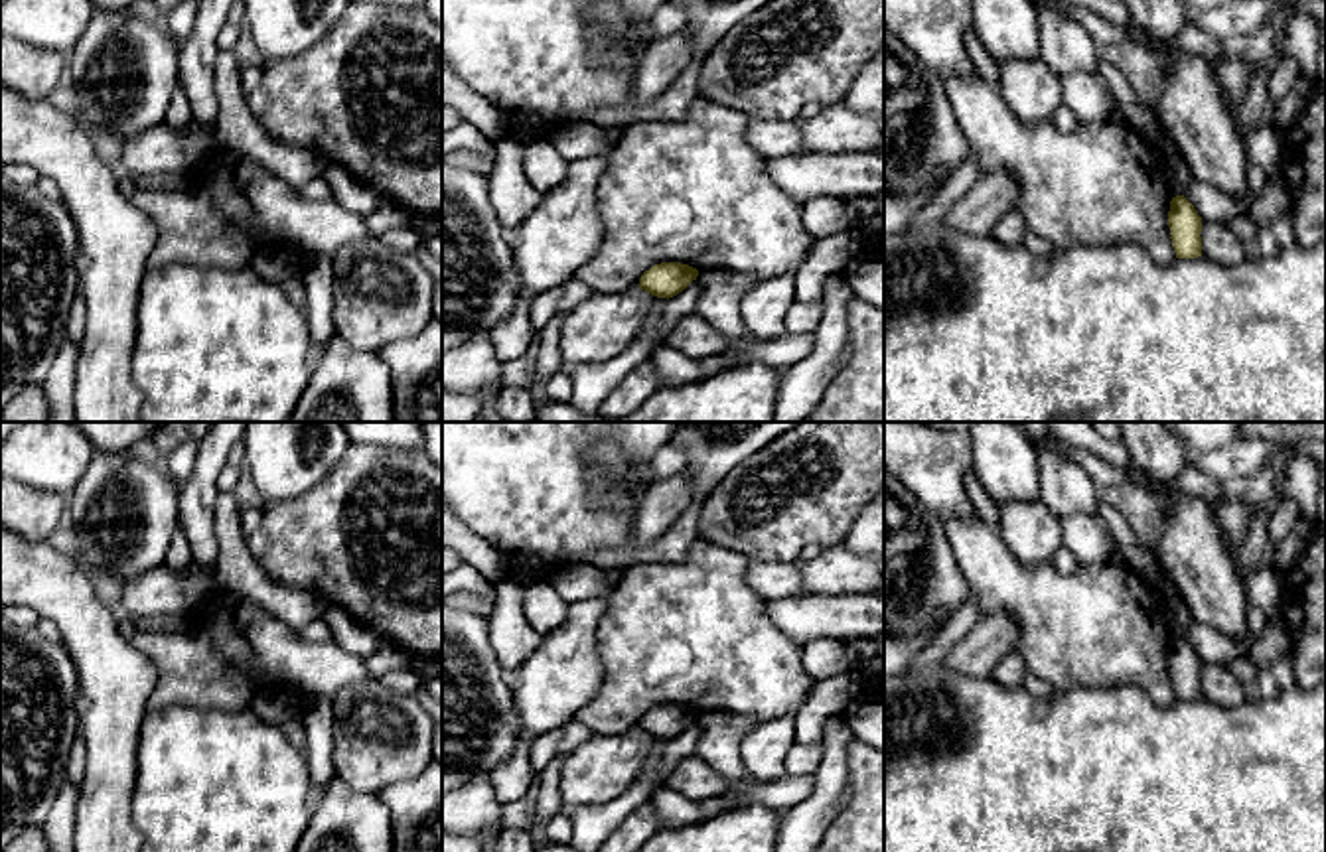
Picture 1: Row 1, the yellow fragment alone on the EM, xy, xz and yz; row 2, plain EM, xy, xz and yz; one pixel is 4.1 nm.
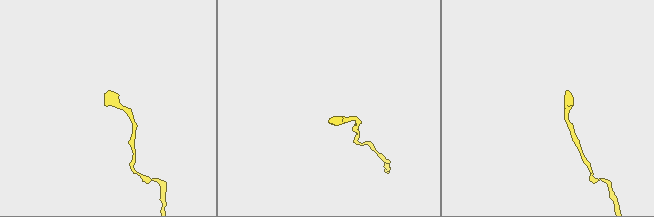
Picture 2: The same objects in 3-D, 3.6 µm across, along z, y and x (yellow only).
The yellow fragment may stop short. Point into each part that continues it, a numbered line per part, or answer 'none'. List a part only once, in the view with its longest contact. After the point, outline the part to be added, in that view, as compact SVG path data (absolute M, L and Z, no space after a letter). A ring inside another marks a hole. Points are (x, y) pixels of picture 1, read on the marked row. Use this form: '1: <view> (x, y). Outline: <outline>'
none

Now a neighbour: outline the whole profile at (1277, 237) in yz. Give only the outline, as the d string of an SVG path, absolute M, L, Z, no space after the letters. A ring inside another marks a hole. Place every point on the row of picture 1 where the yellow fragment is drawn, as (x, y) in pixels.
M1289 207L1285 215L1259 229L1255 254L1277 256L1296 245L1292 209Z

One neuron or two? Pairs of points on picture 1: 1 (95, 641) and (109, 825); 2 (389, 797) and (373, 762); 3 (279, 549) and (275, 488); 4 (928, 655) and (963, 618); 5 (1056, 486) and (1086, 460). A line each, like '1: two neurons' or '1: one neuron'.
1: one neuron
2: two neurons
3: two neurons
4: one neuron
5: two neurons

